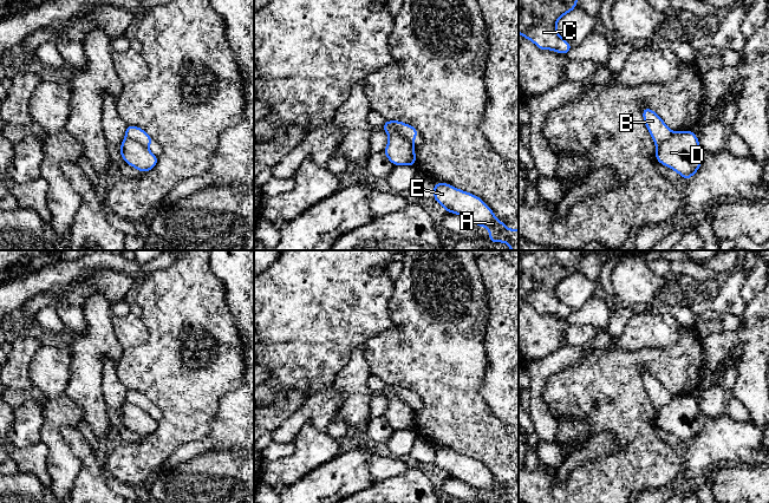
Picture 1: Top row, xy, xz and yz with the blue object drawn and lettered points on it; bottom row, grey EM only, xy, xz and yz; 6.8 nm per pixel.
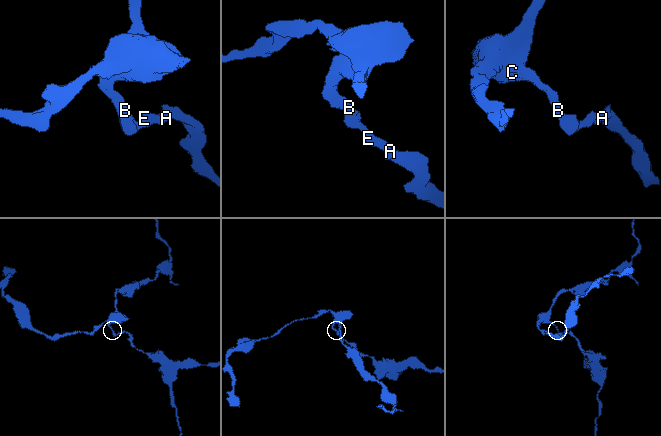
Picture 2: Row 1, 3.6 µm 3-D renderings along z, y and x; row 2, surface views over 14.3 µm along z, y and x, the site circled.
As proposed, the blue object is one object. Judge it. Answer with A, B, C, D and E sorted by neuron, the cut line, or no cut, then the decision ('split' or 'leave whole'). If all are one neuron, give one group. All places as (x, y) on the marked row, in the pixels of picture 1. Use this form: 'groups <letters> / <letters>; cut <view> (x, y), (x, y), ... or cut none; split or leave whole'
groups A D E / B C; cut xz (386, 131), (398, 131), (412, 143); split

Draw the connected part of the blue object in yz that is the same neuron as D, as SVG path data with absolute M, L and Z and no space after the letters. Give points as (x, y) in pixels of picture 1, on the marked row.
M691 130L673 132L656 152L657 162L677 171L685 181L697 172L703 156L698 137Z

